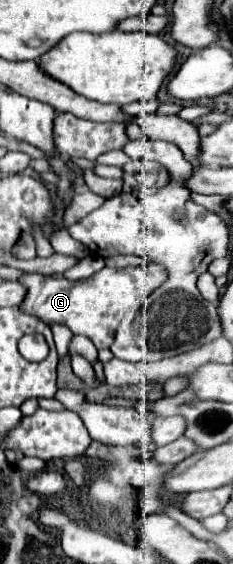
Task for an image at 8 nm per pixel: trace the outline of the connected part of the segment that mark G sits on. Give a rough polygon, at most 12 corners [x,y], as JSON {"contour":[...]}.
{"contour":[[155,263],[89,279],[23,273],[17,307],[109,349],[123,313],[165,281]]}

